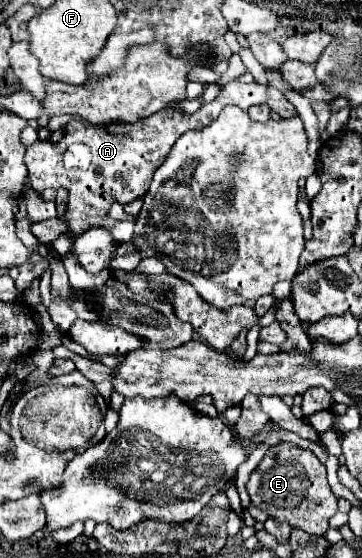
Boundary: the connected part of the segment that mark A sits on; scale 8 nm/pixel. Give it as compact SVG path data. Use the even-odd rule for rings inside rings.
M231 81L225 87L221 87L219 95L211 103L203 105L193 115L163 109L137 123L87 127L83 123L71 121L65 125L65 135L57 143L33 143L31 147L27 147L25 163L29 169L29 183L39 193L43 193L49 187L65 187L69 191L67 209L63 215L59 215L59 219L67 223L65 233L71 235L71 241L75 241L81 233L93 227L113 229L115 221L109 217L111 205L115 201L125 205L135 201L137 197L143 197L149 189L157 165L161 165L161 161L169 155L169 149L183 133L209 127L227 105L249 109L251 105L259 105L265 101L267 85L245 85L239 81Z

